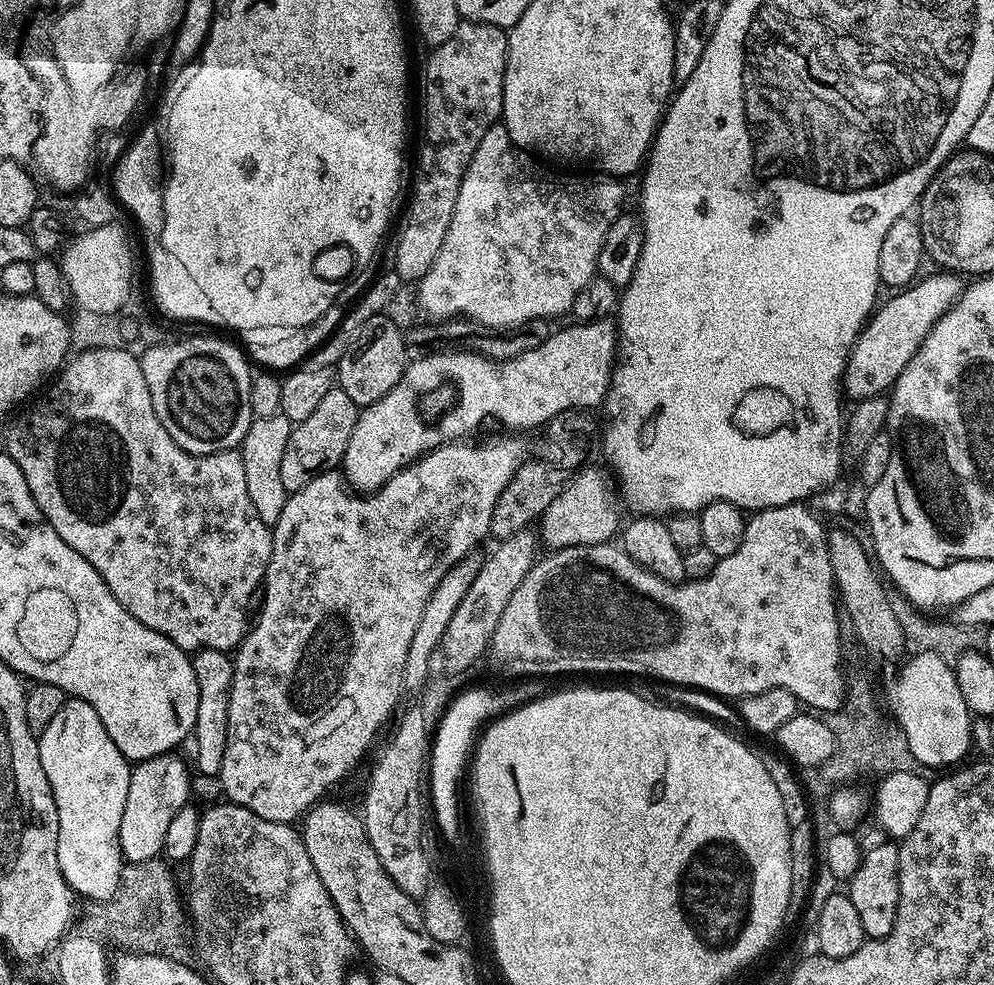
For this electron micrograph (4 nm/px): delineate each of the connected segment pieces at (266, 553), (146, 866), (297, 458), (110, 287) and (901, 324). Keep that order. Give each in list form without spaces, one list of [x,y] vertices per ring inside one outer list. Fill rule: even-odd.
[[[89,348],[76,353],[77,356],[73,355],[47,385],[46,391],[35,401],[37,404],[33,408],[25,407],[19,413],[21,416],[9,426],[8,433],[4,436],[3,447],[8,456],[18,462],[22,474],[26,474],[26,486],[30,486],[30,494],[48,524],[54,526],[66,546],[78,550],[78,554],[82,554],[82,558],[86,558],[86,562],[90,562],[90,566],[98,570],[110,594],[114,594],[120,605],[130,614],[134,614],[134,618],[138,618],[142,626],[150,626],[150,630],[170,638],[174,646],[189,654],[195,654],[202,648],[213,648],[219,652],[239,648],[240,641],[250,627],[248,603],[261,587],[272,553],[272,530],[270,525],[262,522],[262,518],[258,518],[254,502],[250,502],[250,493],[246,491],[246,466],[242,466],[239,451],[195,456],[182,450],[182,446],[178,446],[178,442],[174,442],[174,438],[166,434],[166,426],[162,426],[154,410],[150,386],[146,386],[139,356],[120,349]]]
[[[155,856],[140,863],[125,863],[120,870],[119,885],[108,900],[90,902],[85,905],[86,912],[82,914],[76,926],[77,935],[99,940],[109,947],[116,946],[122,952],[146,953],[151,956],[162,956],[175,964],[190,966],[194,960],[194,950],[188,939],[188,916],[183,901],[178,900],[175,892],[174,876],[171,865],[163,857]],[[164,901],[167,914],[161,920],[155,916],[158,902]]]
[[[333,386],[330,394],[325,394],[322,403],[311,412],[310,418],[293,427],[290,442],[286,442],[286,450],[282,450],[282,486],[286,486],[290,494],[302,490],[306,482],[314,482],[318,474],[341,467],[360,413],[357,404],[350,402],[339,386]]]
[[[102,224],[74,239],[60,258],[75,305],[89,315],[115,314],[132,295],[132,252],[122,227]]]
[[[956,274],[940,275],[944,276],[925,275],[919,282],[889,295],[892,297],[885,304],[883,301],[869,316],[860,336],[852,345],[848,365],[844,367],[842,392],[847,399],[849,396],[849,401],[885,395],[895,384],[898,374],[906,370],[906,362],[914,358],[926,334],[930,334],[932,327],[954,307],[962,293],[961,277]]]

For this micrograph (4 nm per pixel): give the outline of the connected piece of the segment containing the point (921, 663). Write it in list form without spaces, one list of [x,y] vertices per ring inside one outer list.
[[[920,650],[913,660],[903,661],[904,669],[893,682],[888,696],[892,699],[892,712],[900,723],[899,731],[908,739],[917,765],[948,770],[961,763],[959,760],[972,744],[974,717],[968,711],[966,698],[962,698],[955,667],[938,653],[928,651],[932,650]]]

